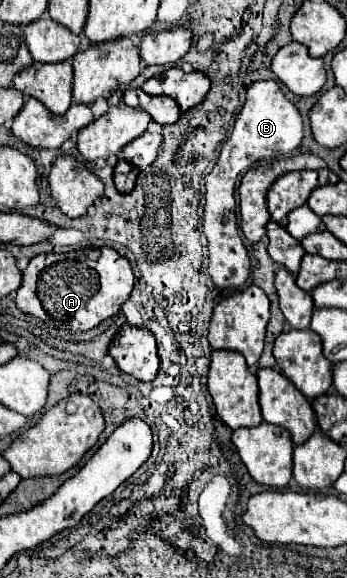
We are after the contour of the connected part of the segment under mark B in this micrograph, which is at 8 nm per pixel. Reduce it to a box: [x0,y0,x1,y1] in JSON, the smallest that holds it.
[204,80,302,290]

